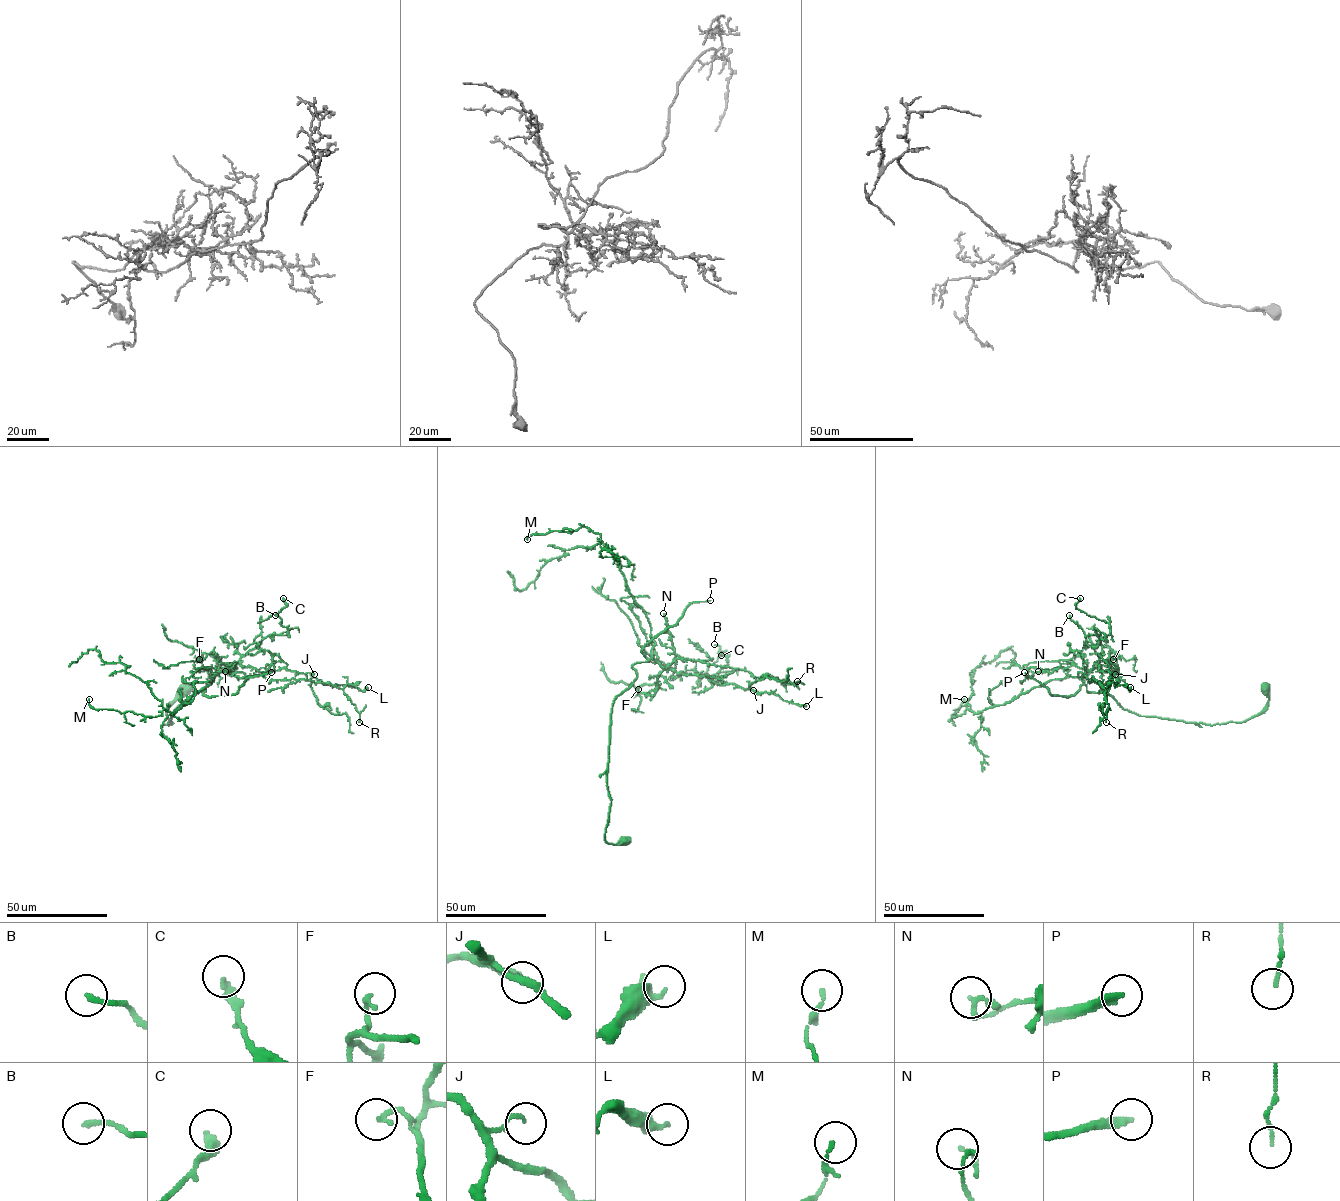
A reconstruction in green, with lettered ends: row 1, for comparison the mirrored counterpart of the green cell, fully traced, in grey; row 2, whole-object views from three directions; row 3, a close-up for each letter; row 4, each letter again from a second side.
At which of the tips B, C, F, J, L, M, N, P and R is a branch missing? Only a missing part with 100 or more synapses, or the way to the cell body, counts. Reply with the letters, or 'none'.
P

